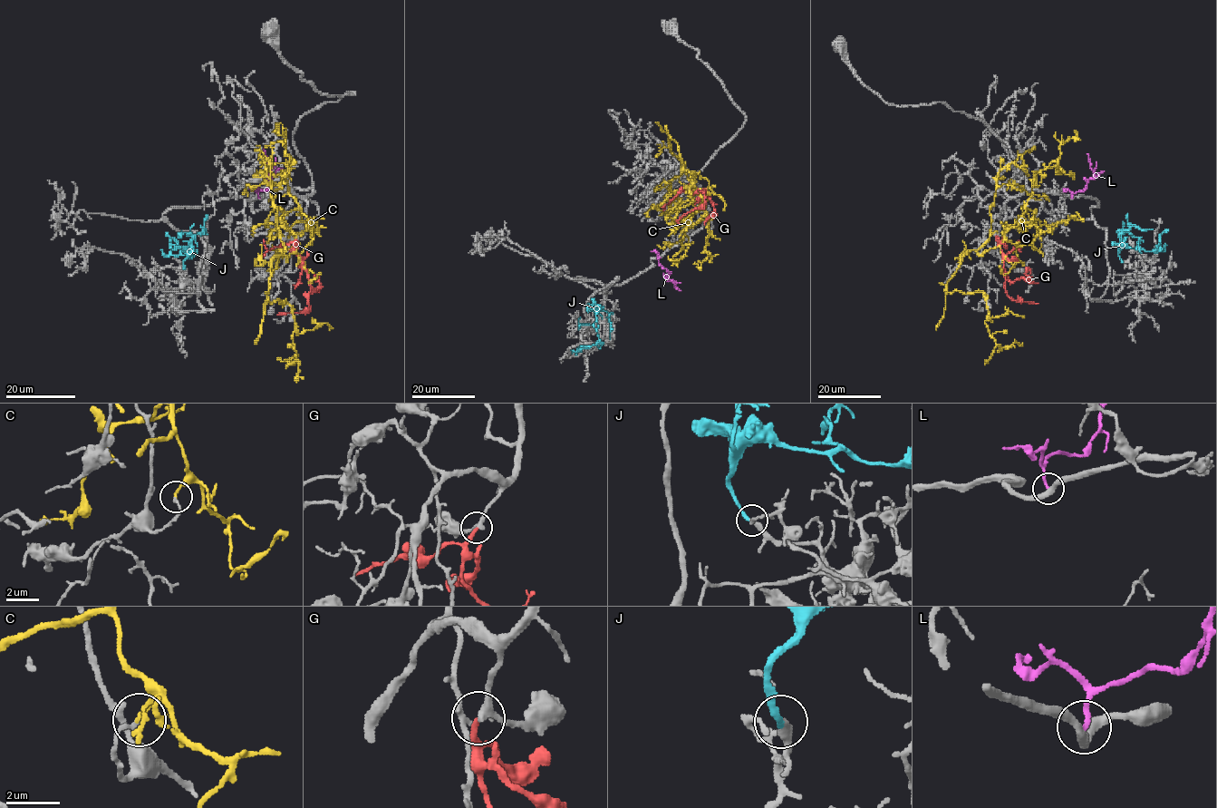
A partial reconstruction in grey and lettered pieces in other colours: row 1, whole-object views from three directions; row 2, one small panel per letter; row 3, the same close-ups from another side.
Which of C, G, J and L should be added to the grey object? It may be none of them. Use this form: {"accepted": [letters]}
{"accepted": ["G", "J"]}

